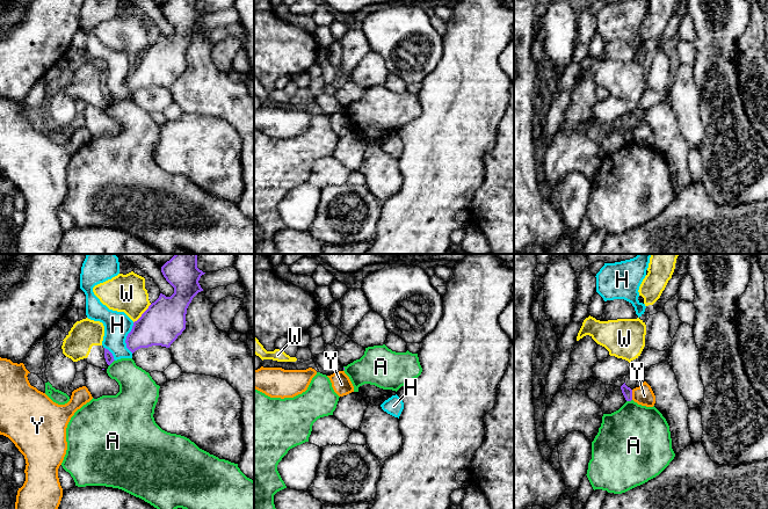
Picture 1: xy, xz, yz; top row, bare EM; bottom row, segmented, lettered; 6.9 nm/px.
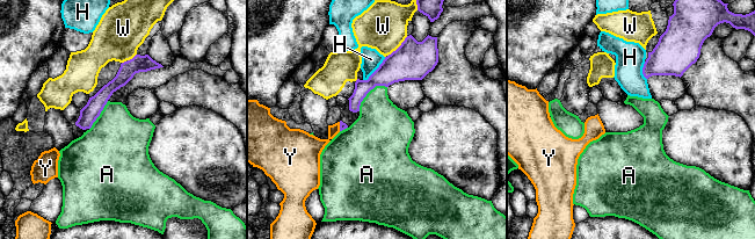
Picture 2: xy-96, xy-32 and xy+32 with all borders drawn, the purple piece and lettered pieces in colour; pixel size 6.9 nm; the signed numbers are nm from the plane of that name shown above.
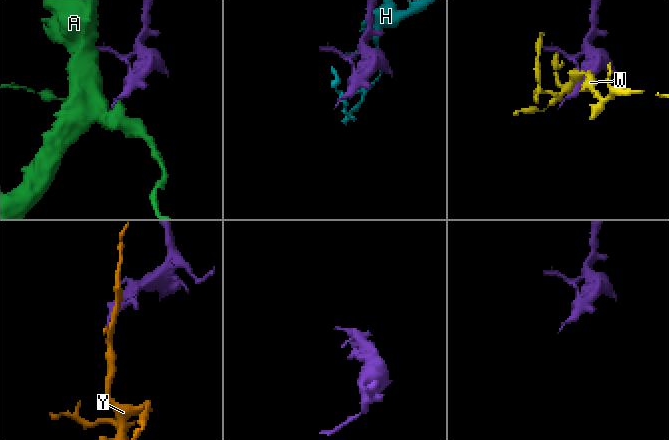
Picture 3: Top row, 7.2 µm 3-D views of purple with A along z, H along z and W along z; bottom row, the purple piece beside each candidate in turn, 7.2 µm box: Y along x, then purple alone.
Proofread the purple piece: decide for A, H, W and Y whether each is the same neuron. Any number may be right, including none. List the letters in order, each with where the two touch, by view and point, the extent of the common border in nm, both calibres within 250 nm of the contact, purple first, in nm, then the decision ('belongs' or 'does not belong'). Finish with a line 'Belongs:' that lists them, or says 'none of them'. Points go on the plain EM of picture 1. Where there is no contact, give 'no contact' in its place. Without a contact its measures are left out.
A: xy (111, 102) | 60 nm | 60/240 nm | does not belong
H: xy (127, 78) | 220 nm | 280/190 nm | does not belong
W: xy (143, 53) | 180 nm | 280/260 nm | does not belong
Y: yz (631, 135) | 70 nm | 70/140 nm | does not belong
Belongs: none of them

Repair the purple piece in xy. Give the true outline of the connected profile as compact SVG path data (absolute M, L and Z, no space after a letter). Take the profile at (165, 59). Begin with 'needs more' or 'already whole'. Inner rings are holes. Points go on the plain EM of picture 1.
already whole | M169 0L161 7L161 13L174 28L174 34L171 37L160 34L133 63L125 80L126 88L132 94L152 86L169 88L186 70L189 44L203 31L198 21L205 13L197 8L197 0Z

